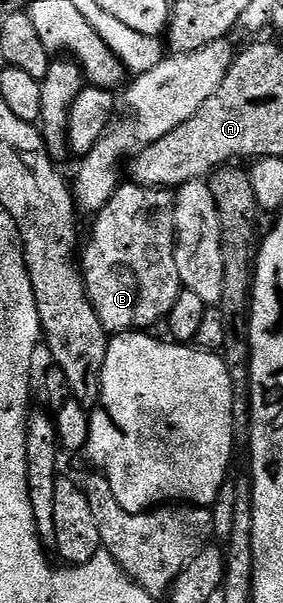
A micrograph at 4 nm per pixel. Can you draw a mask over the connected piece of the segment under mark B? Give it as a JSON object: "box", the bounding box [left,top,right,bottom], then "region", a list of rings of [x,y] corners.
{"box":[81,185,181,332],"region":[[[132,185],[130,189],[120,188],[116,190],[114,196],[105,204],[105,208],[101,208],[98,214],[94,215],[95,231],[91,234],[91,243],[88,246],[86,243],[81,254],[81,269],[83,279],[87,284],[87,294],[91,297],[91,303],[95,305],[95,311],[101,324],[109,332],[143,332],[151,328],[147,326],[153,325],[154,322],[162,323],[173,308],[173,304],[177,304],[177,296],[181,289],[179,273],[177,272],[177,256],[175,255],[177,245],[175,240],[175,194],[167,188],[144,188]]]}

